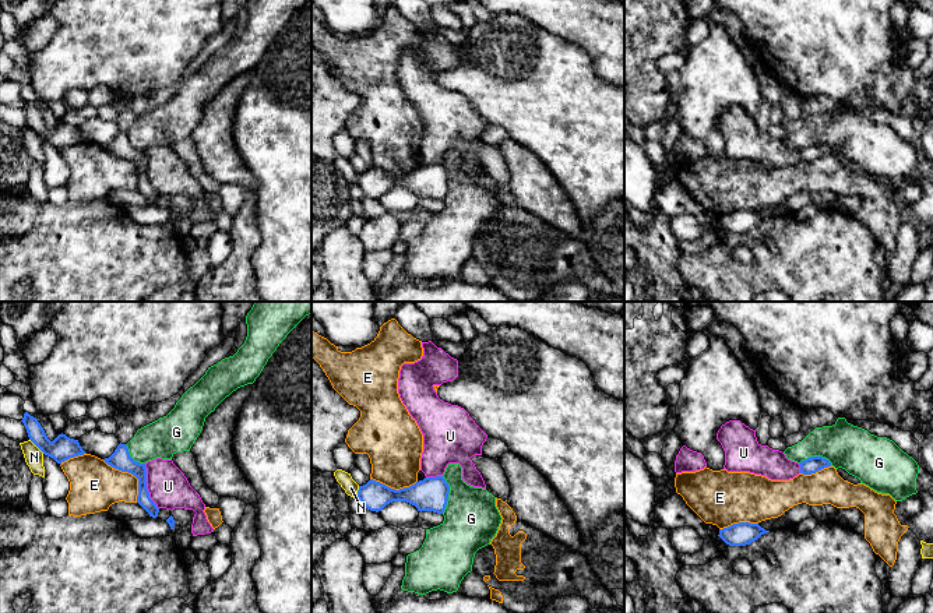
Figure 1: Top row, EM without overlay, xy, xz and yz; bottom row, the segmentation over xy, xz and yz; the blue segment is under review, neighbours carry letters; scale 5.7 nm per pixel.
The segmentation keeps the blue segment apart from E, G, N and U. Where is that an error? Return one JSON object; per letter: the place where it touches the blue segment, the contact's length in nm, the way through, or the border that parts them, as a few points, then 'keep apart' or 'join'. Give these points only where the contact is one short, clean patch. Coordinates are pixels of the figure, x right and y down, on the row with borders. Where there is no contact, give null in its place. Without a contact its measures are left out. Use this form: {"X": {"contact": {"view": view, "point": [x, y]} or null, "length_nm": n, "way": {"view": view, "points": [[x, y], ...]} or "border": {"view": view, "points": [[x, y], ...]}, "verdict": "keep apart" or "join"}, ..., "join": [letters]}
{"E": {"contact": {"view": "xy", "point": [131, 474]}, "length_nm": 320, "verdict": "keep apart"}, "G": {"contact": {"view": "xz", "point": [447, 495]}, "length_nm": 220, "border": {"view": "xz", "points": [[442, 476], [449, 486], [449, 499], [443, 513]]}, "verdict": "keep apart"}, "N": {"contact": {"view": "xy", "point": [37, 446]}, "length_nm": 120, "verdict": "keep apart"}, "U": {"contact": {"view": "xy", "point": [145, 486]}, "length_nm": 280, "border": {"view": "xy", "points": [[144, 464], [145, 488], [150, 499], [158, 508]]}, "verdict": "keep apart"}, "join": []}

